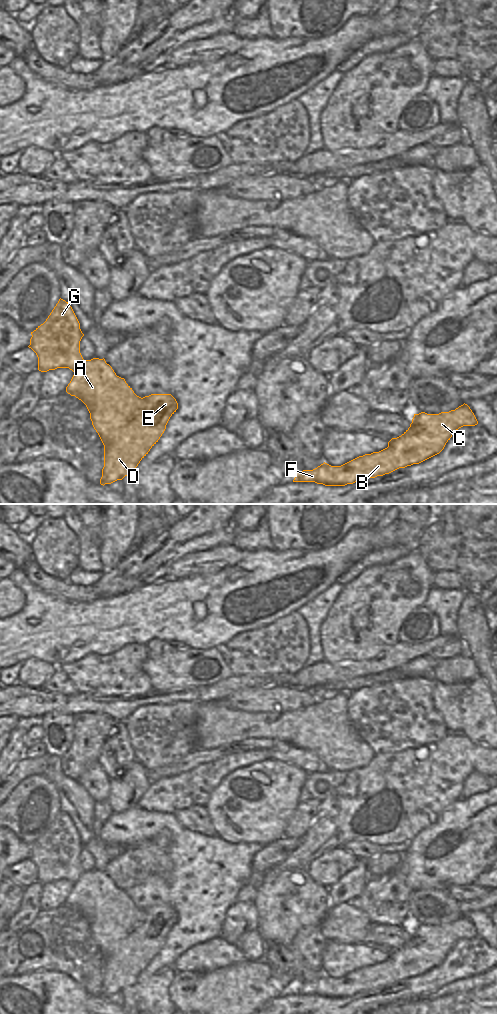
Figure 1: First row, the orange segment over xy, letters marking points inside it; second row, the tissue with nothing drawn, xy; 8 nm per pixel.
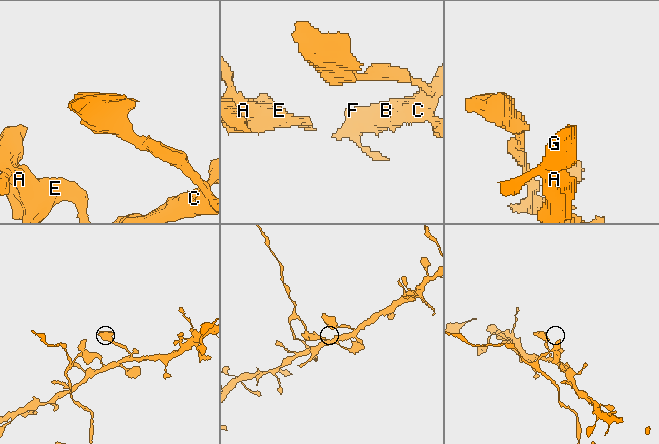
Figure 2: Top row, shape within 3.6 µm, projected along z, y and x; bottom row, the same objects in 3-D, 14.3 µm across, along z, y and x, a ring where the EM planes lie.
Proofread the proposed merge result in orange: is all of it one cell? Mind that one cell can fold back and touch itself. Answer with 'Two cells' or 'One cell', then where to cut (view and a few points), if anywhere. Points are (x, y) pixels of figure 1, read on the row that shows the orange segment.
Two cells. Split along xy (84, 360), (74, 372)

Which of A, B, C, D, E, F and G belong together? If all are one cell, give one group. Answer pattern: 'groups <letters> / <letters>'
groups A B C D E F / G

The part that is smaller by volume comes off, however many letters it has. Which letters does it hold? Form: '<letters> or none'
G

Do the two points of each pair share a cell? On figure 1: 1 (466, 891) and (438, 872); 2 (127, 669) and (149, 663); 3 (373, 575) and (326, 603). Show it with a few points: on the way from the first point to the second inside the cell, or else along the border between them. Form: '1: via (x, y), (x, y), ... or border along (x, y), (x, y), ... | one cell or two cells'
1: border along (473, 883), (448, 886), (445, 889) | two cells
2: border along (147, 657), (142, 665), (142, 669), (152, 686) | two cells
3: border along (342, 586), (325, 618) | two cells

